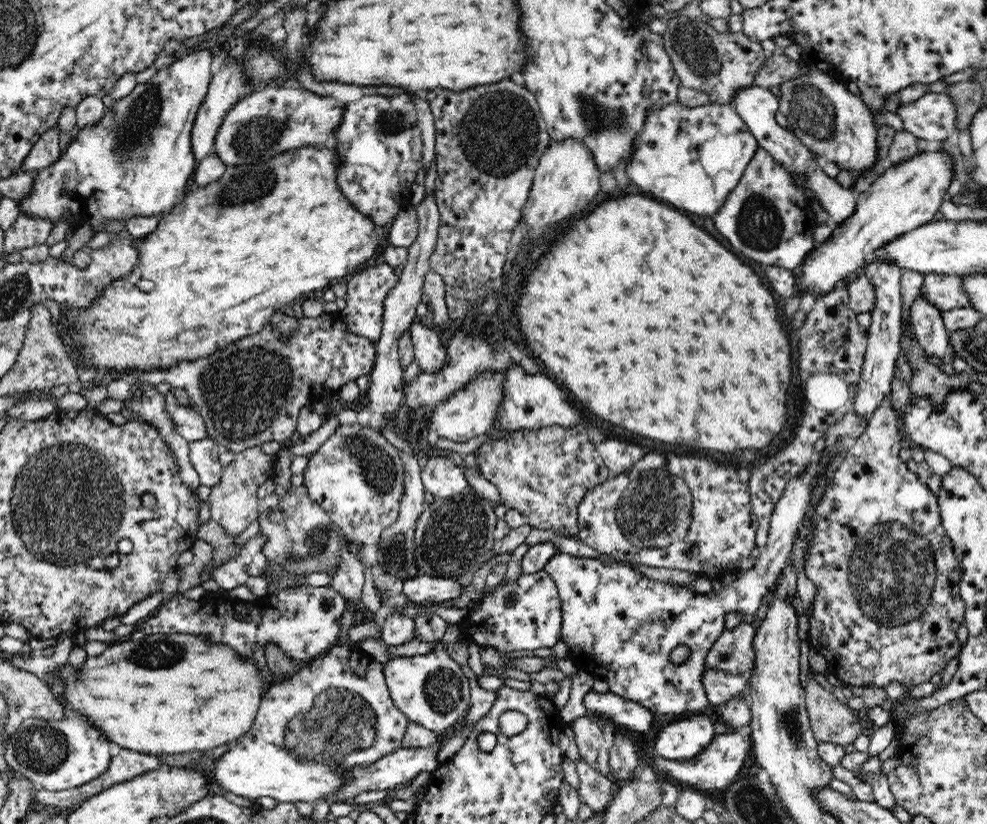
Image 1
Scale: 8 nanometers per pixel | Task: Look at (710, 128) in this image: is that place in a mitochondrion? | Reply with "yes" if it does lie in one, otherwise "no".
no

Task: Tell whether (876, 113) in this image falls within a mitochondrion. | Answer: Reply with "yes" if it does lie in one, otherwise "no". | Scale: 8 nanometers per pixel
no

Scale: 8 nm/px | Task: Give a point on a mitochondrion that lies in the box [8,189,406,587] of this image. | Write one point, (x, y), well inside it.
(67, 462)

